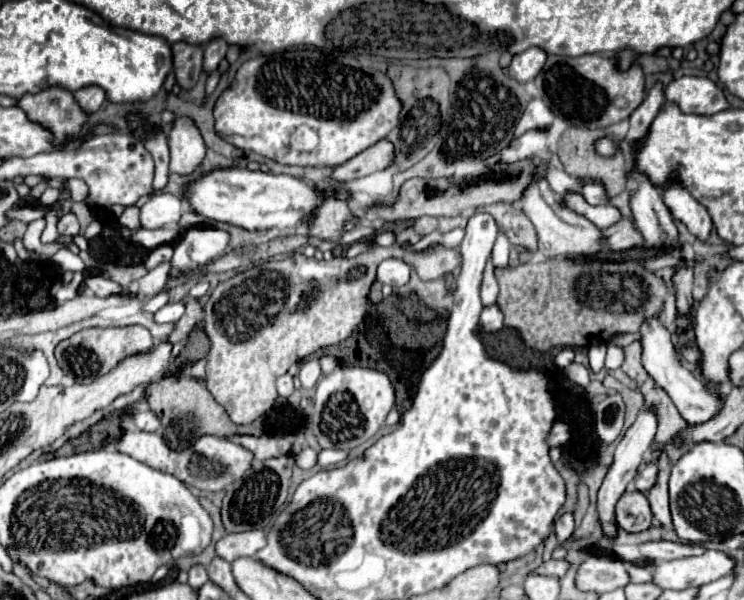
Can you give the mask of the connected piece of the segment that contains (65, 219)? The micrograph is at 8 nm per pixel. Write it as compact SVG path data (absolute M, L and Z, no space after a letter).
M64 213L58 221L58 233L66 235L66 237L76 237L80 233L80 225L78 219L72 213Z

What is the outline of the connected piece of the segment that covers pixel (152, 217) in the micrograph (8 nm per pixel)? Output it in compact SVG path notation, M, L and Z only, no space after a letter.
M172 193L154 195L140 213L140 223L144 229L160 229L166 223L178 223L182 217L182 199Z

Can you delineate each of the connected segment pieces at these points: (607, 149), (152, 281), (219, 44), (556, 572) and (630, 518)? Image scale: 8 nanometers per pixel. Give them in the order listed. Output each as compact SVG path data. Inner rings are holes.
M600 137L594 141L594 149L598 155L604 155L604 157L612 157L616 155L616 143L610 139L610 137Z
M164 263L164 265L160 265L160 267L156 267L156 269L148 271L142 279L134 281L132 289L136 289L136 291L138 291L140 295L144 295L146 299L148 299L148 297L158 295L162 289L166 289L168 267L170 267L170 265L168 265L168 263Z
M214 39L204 47L204 73L210 75L218 69L220 61L226 57L228 45L224 39Z
M548 559L544 561L540 567L536 567L532 571L532 575L550 575L550 577L562 577L568 569L568 563L566 561L554 561L554 559Z
M626 491L616 503L616 523L628 533L648 529L652 525L648 499L638 491Z

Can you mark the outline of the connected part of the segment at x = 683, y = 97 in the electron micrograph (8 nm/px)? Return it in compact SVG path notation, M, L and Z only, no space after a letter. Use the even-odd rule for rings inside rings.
M680 77L668 83L664 89L666 101L678 103L684 113L714 115L728 109L724 93L708 77Z

